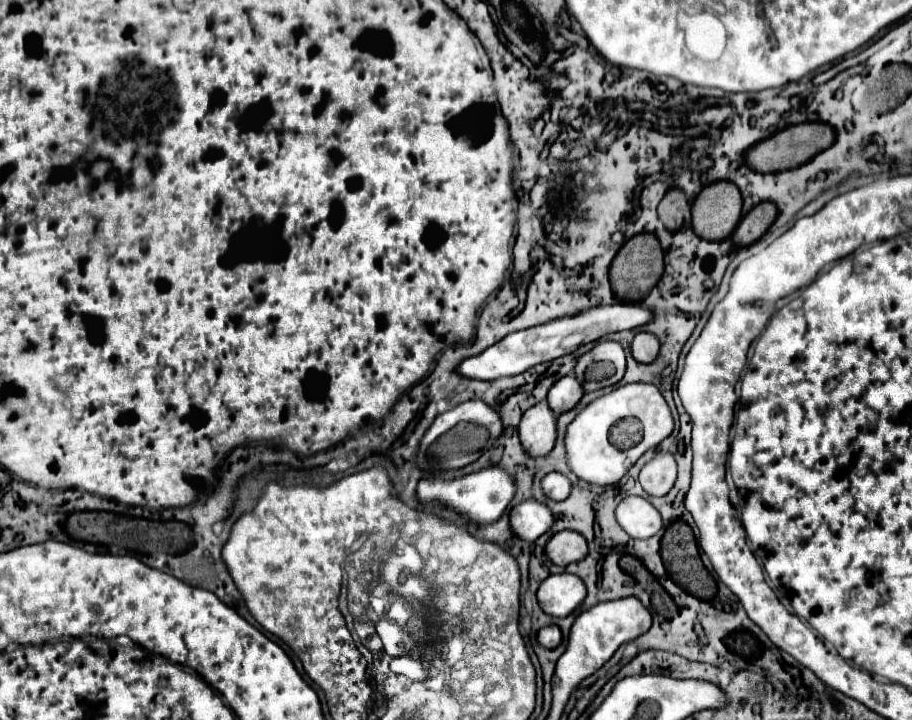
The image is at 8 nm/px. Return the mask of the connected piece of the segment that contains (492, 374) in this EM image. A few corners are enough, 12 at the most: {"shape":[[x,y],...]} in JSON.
{"shape":[[615,303],[515,331],[459,365],[491,381],[653,317]]}

